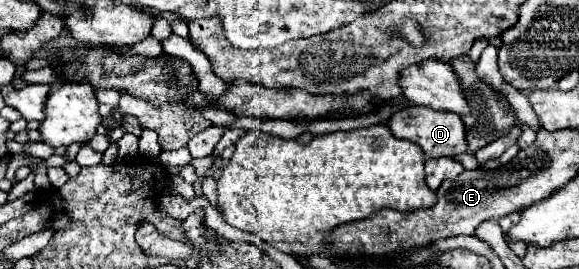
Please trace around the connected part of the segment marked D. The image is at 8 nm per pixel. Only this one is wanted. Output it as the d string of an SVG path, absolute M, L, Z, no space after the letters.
M411 105L407 109L401 109L397 113L393 113L393 117L389 119L387 127L391 129L391 133L397 139L407 139L417 143L427 155L431 157L453 157L457 153L465 153L467 149L467 141L465 141L465 129L463 129L463 121L457 113L449 113L449 111L433 111L429 107L417 107Z

